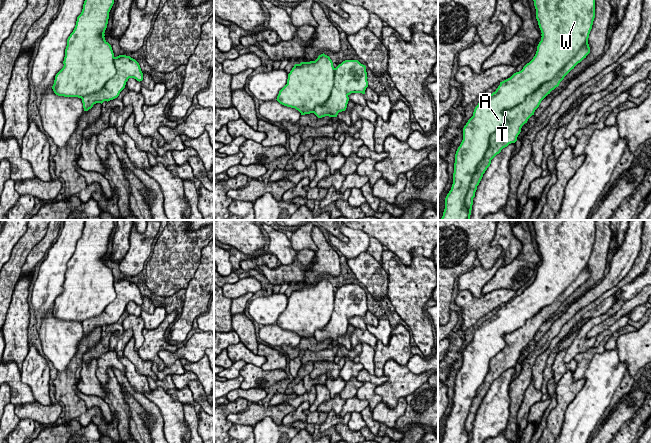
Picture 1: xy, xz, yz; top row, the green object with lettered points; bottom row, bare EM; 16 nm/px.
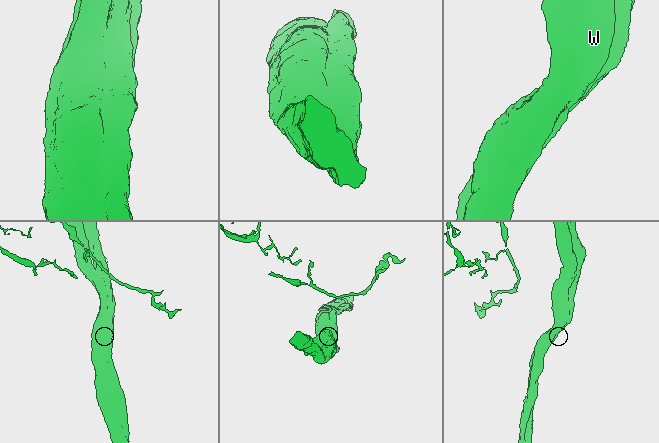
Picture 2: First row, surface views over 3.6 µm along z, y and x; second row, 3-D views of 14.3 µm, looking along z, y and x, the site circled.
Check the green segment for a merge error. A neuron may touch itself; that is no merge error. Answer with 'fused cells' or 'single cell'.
fused cells

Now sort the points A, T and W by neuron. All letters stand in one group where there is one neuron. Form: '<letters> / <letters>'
A W / T

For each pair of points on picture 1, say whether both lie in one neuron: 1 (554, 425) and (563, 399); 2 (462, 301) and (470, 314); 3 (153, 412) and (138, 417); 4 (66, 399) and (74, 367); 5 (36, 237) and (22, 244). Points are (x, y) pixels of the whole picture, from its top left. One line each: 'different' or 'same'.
1: same
2: same
3: different
4: same
5: same

